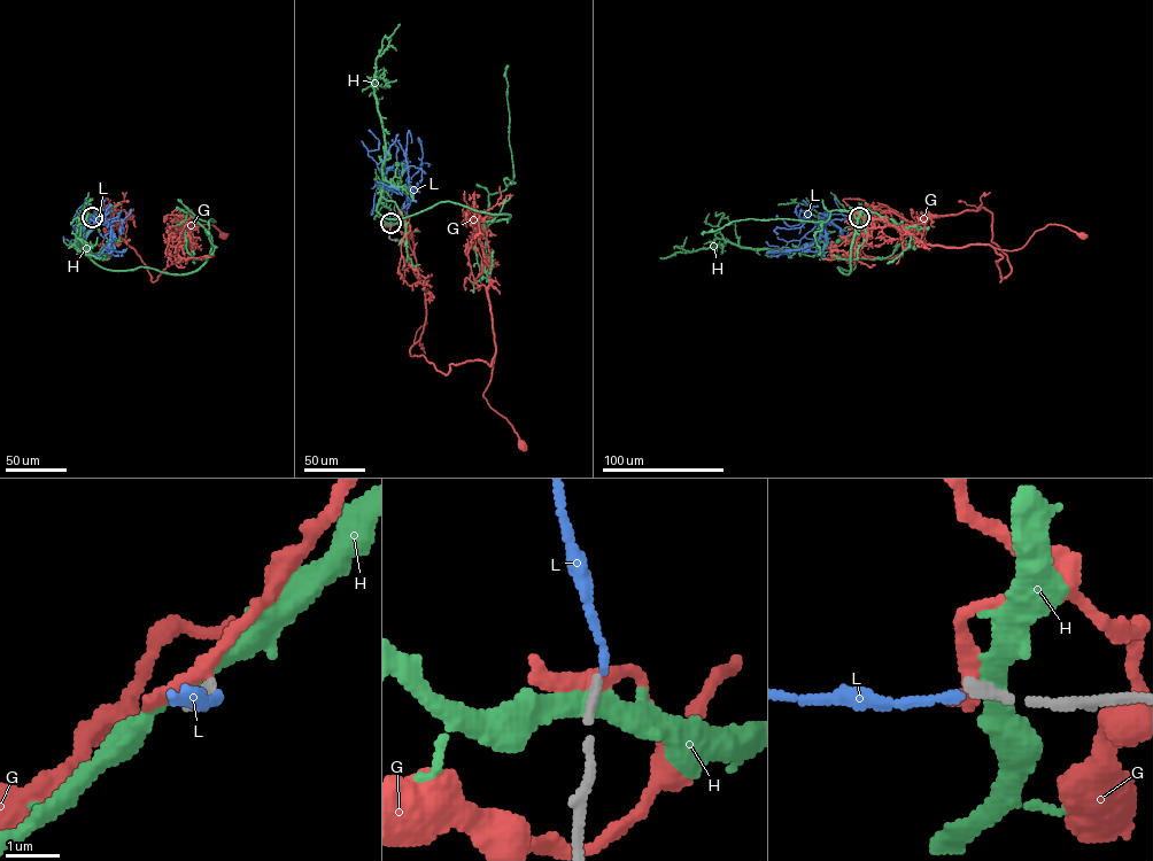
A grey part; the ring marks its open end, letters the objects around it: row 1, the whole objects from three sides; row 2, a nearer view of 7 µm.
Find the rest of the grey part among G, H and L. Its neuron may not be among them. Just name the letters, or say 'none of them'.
L

